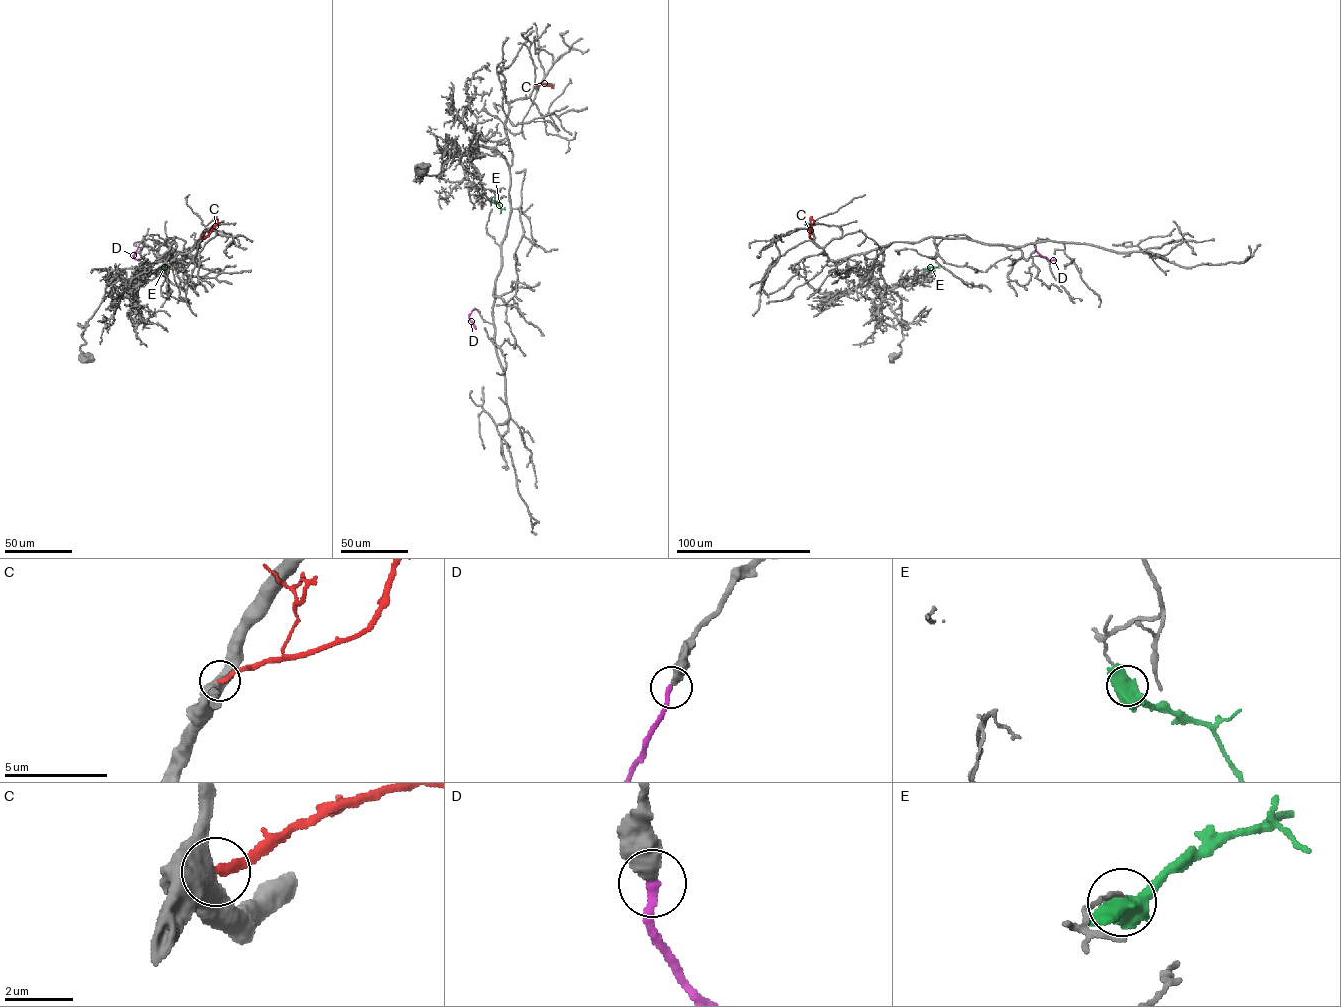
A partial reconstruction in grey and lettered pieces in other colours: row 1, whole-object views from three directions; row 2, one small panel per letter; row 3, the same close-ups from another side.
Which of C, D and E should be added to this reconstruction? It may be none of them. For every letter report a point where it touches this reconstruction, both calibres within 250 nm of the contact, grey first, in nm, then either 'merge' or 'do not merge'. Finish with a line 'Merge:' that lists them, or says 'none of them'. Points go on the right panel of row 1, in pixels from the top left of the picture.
C: (812, 239) | 750/260 nm | do not merge
D: (1035, 247) | 500/260 nm | merge
E: (927, 270) | 110/480 nm | do not merge
Merge: D

